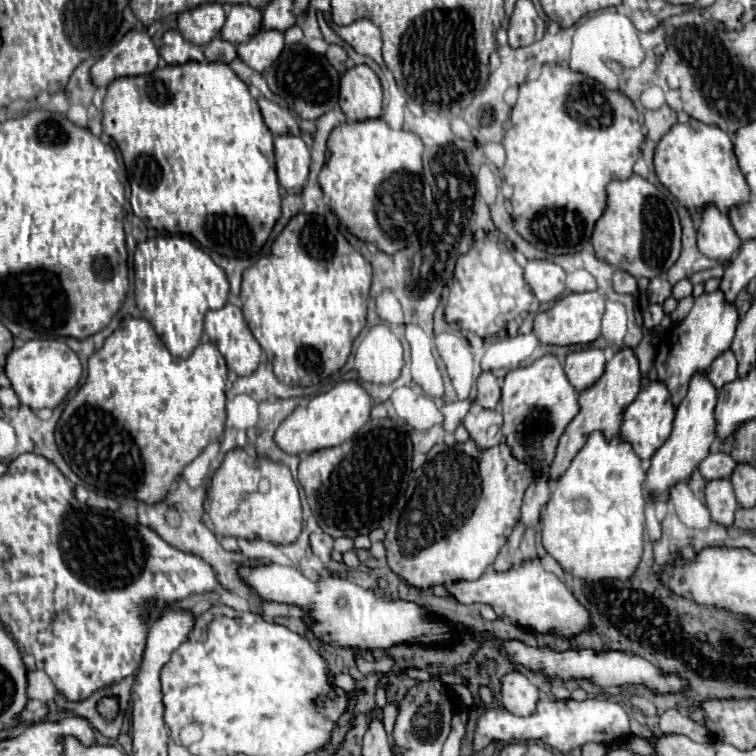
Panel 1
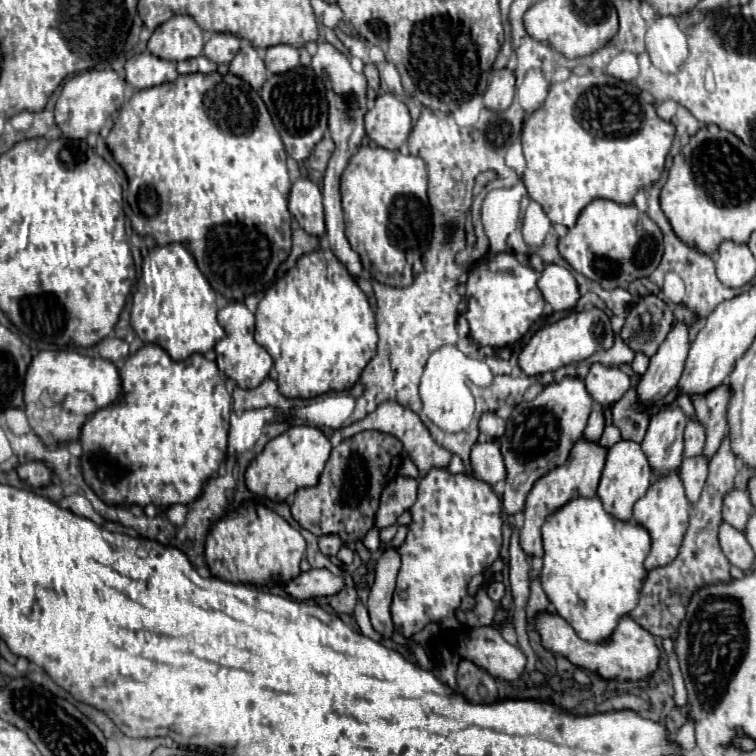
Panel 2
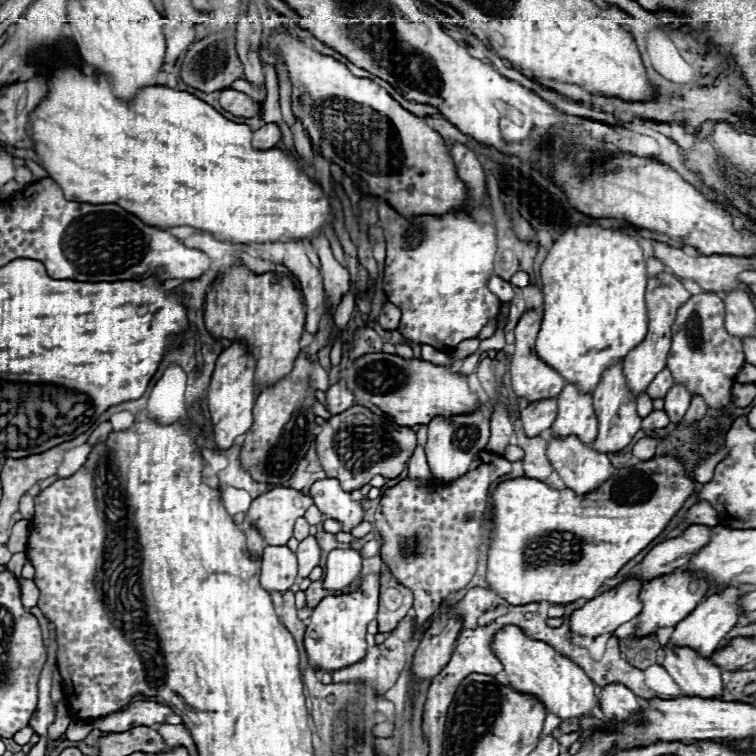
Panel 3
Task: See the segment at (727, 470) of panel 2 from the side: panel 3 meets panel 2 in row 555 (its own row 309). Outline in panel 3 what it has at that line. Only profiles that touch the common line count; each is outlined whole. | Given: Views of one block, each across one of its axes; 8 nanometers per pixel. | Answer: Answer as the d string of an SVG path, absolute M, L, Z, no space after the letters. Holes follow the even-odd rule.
M710 292L690 296L690 300L678 308L676 322L672 326L672 348L666 360L666 368L672 372L674 382L684 384L694 394L700 394L710 408L720 410L730 404L734 376L742 366L742 342L736 336L728 334L724 328L722 298Z

